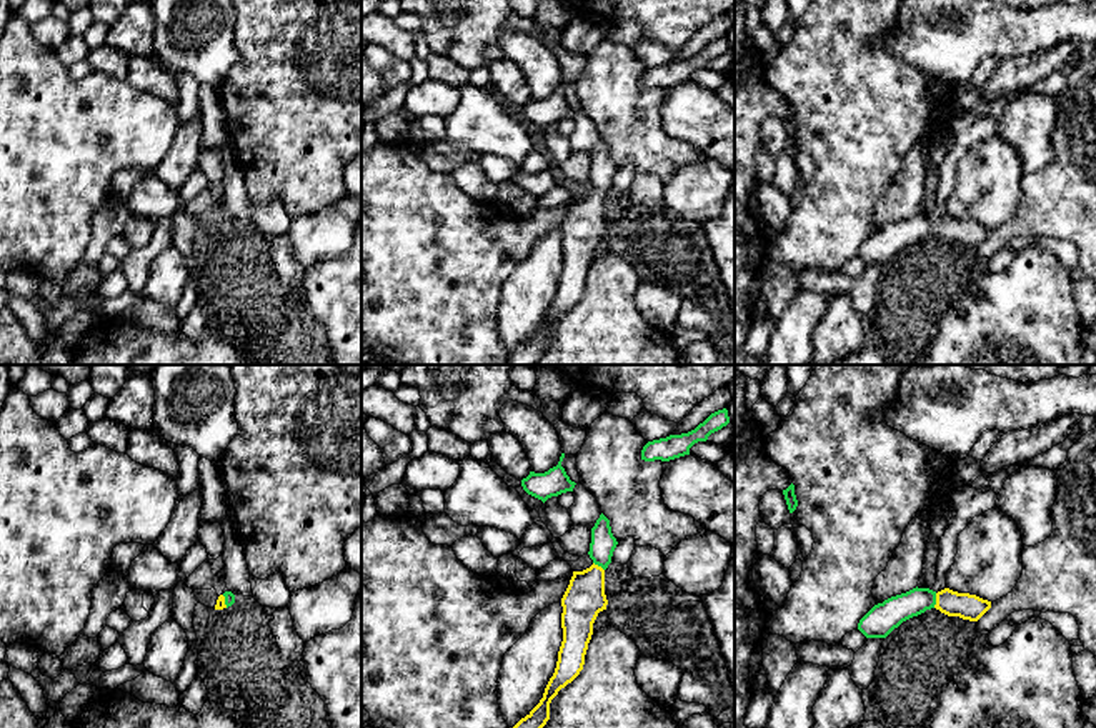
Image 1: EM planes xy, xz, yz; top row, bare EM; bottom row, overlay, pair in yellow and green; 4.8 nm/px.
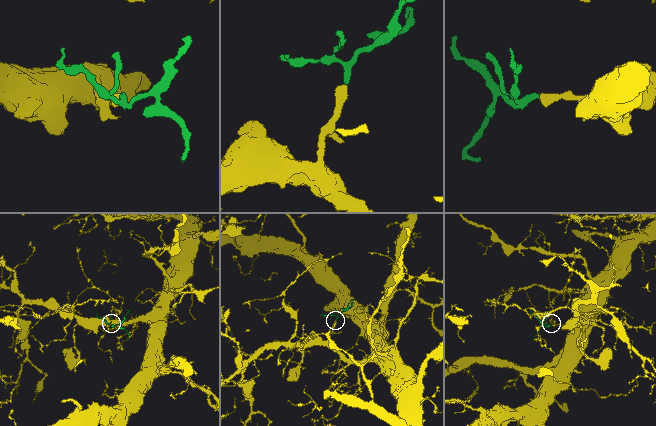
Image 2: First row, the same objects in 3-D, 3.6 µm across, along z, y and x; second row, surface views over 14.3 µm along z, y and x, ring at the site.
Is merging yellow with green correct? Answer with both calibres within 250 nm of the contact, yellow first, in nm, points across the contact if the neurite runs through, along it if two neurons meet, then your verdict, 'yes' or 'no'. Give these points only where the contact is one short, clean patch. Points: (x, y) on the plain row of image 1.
130/140 nm | across yz (968, 234), (936, 227), (916, 227), (888, 242) | yes

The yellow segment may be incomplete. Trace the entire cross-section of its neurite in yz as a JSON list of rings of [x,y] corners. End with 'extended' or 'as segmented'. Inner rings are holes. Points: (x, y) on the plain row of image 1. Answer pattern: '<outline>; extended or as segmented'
[[[913,215],[874,232],[858,250],[858,257],[866,265],[886,265],[903,248],[936,235],[948,243],[978,248],[989,235],[991,228],[976,222],[958,220],[949,215],[933,218],[929,215]]]; extended

